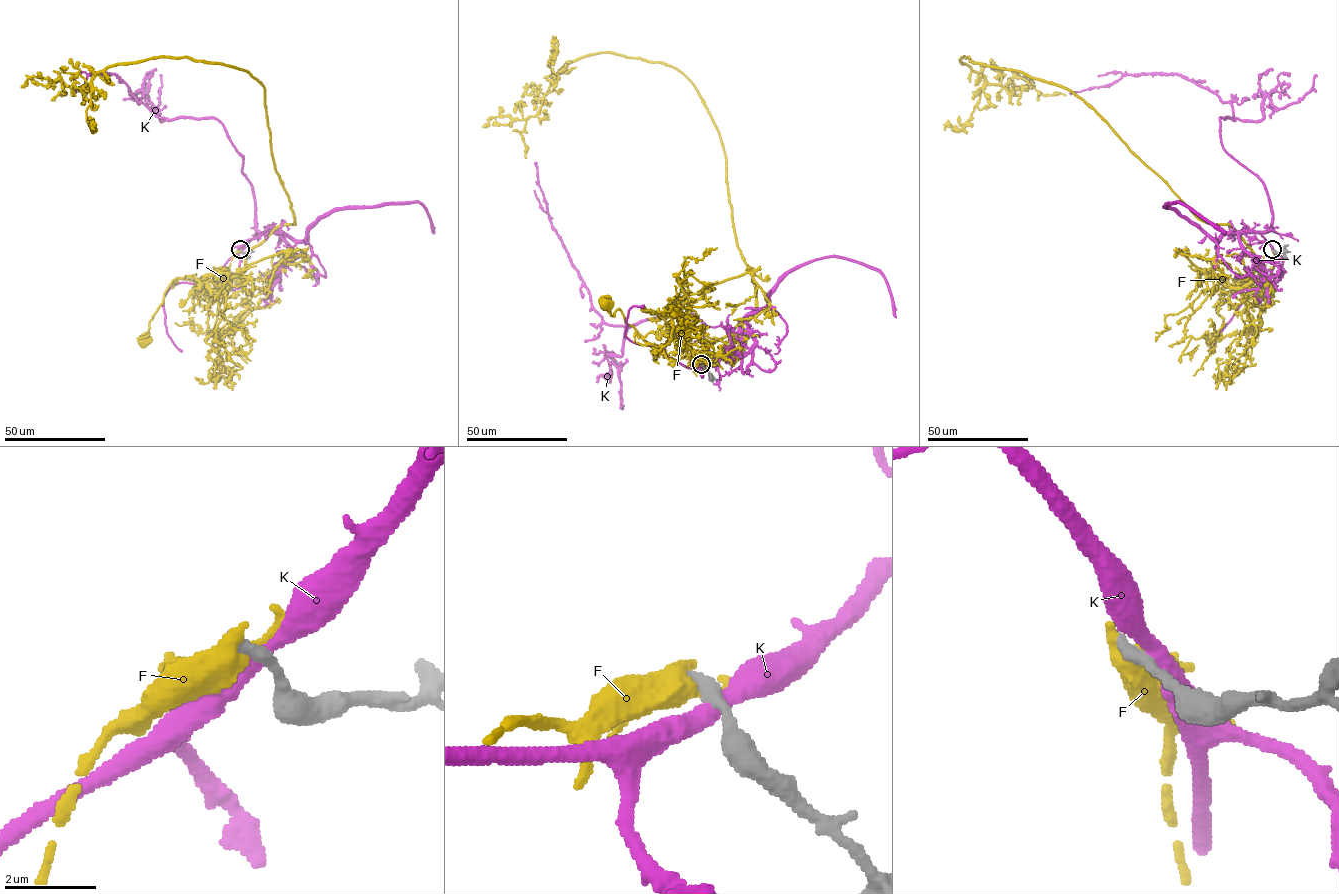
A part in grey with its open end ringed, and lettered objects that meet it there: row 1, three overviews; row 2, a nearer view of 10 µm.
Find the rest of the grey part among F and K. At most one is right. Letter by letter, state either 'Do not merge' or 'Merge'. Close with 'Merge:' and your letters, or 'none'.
F: Do not merge
K: Do not merge
Merge: none

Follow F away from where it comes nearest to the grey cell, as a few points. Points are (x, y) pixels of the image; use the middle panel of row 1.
F: (702, 365), (692, 367), (694, 353), (683, 334), (641, 336), (607, 304)

